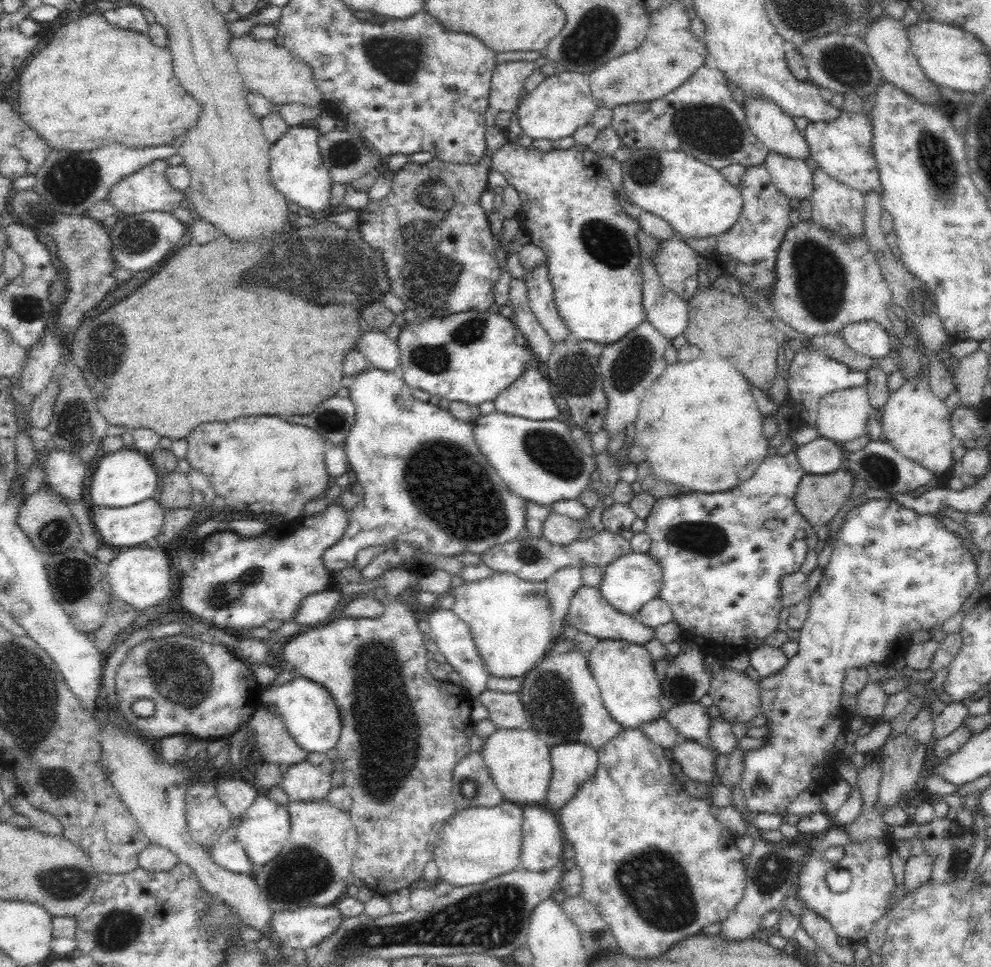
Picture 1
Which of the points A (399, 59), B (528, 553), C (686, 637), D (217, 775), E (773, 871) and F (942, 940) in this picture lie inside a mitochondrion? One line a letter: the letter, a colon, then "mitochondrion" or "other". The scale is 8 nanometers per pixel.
A: mitochondrion
B: mitochondrion
C: other
D: other
E: mitochondrion
F: other

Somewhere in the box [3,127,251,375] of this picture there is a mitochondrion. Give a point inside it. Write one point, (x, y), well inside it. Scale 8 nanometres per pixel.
(70, 180)

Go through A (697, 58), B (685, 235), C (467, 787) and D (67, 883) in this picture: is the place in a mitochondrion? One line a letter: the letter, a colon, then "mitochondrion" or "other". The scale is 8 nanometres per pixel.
A: other
B: other
C: mitochondrion
D: mitochondrion

